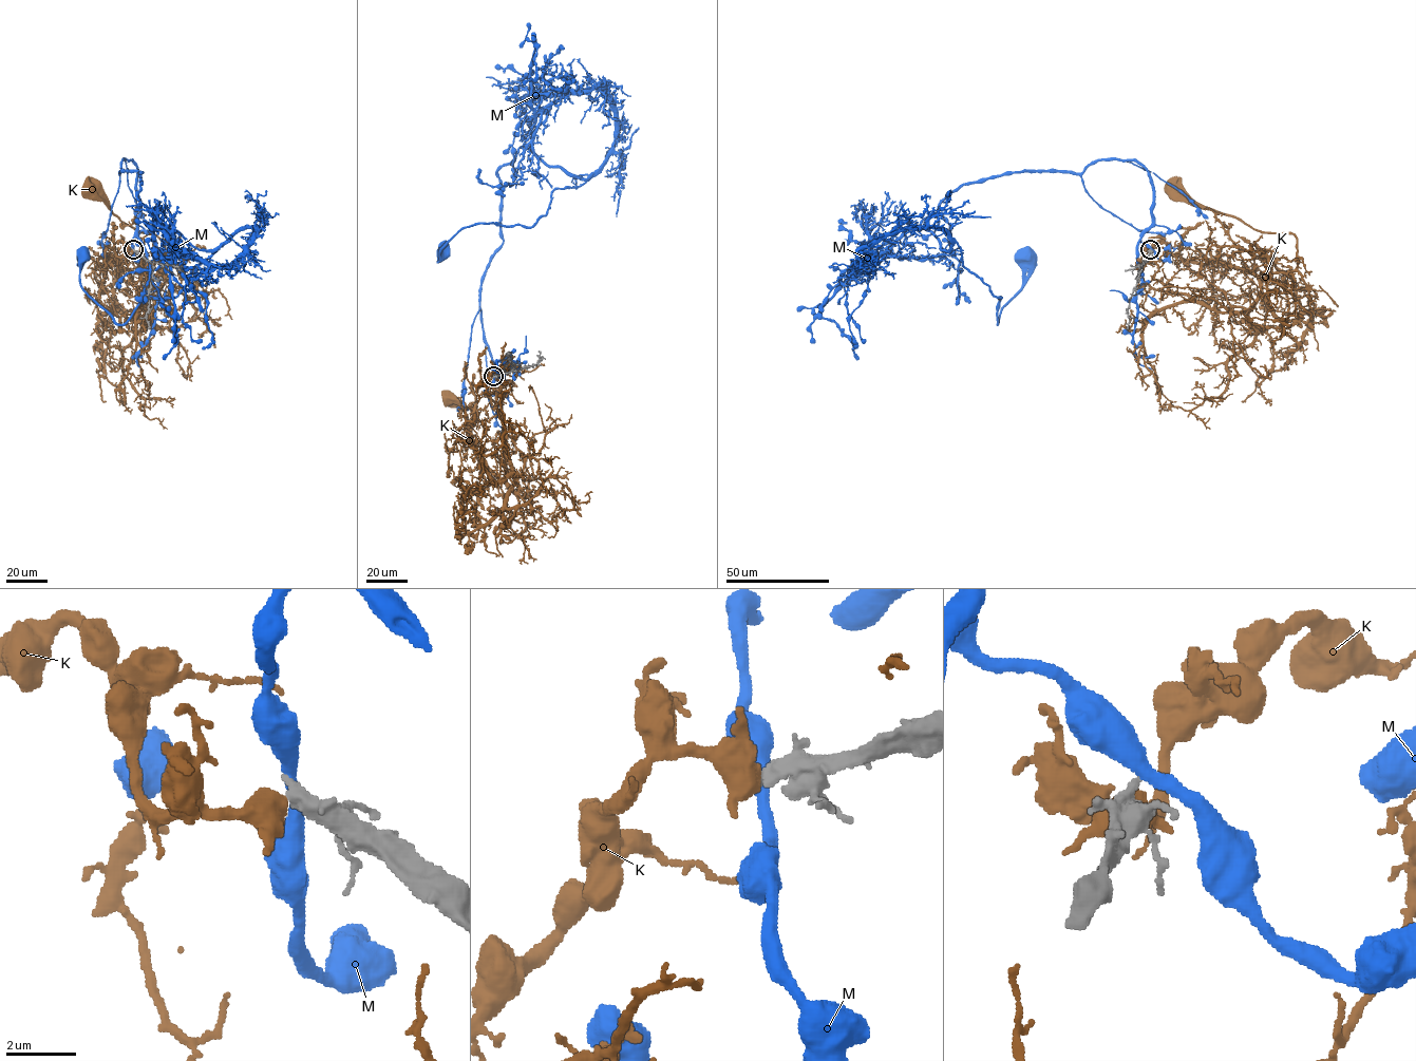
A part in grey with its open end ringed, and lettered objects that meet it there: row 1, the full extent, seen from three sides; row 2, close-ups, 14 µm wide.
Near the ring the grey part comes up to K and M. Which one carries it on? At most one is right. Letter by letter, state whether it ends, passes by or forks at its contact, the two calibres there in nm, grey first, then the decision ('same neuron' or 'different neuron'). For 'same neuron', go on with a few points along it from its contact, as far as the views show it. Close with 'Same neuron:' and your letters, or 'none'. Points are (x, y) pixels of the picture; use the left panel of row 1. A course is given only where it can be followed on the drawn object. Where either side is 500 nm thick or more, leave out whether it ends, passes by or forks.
K: 500/460 nm | different neuron
M: it passes by | 360/420 nm | different neuron
Same neuron: none

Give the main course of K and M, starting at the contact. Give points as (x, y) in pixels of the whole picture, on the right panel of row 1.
K: (1150, 250), (1159, 240), (1188, 260), (1231, 264), (1262, 280), (1297, 267), (1292, 234), (1256, 230), (1172, 192)
M: (1150, 249), (1152, 180), (1134, 160), (963, 183), (922, 221), (1001, 297), (997, 324), (1024, 256)

